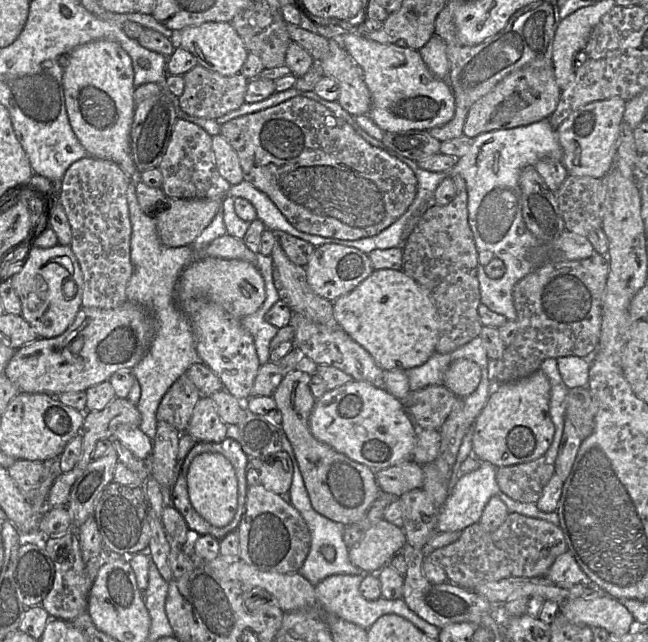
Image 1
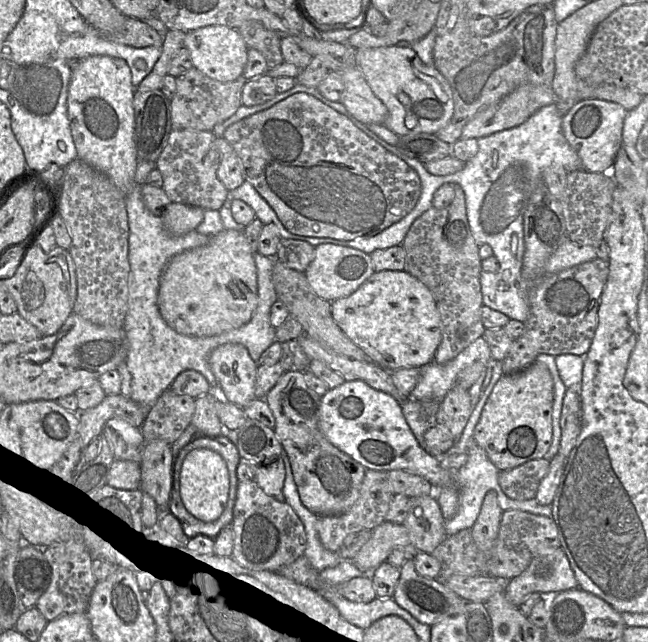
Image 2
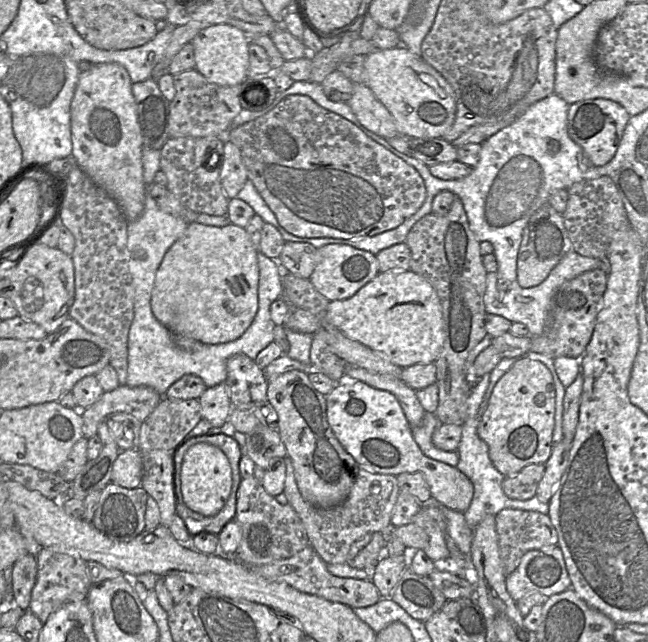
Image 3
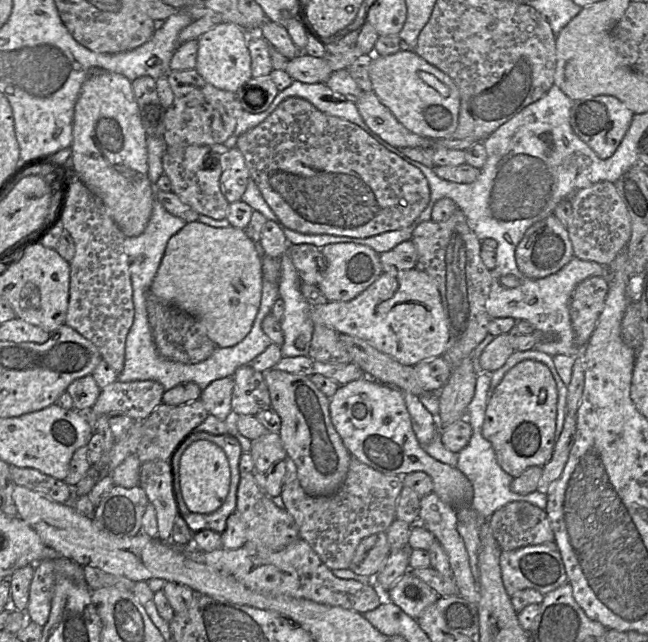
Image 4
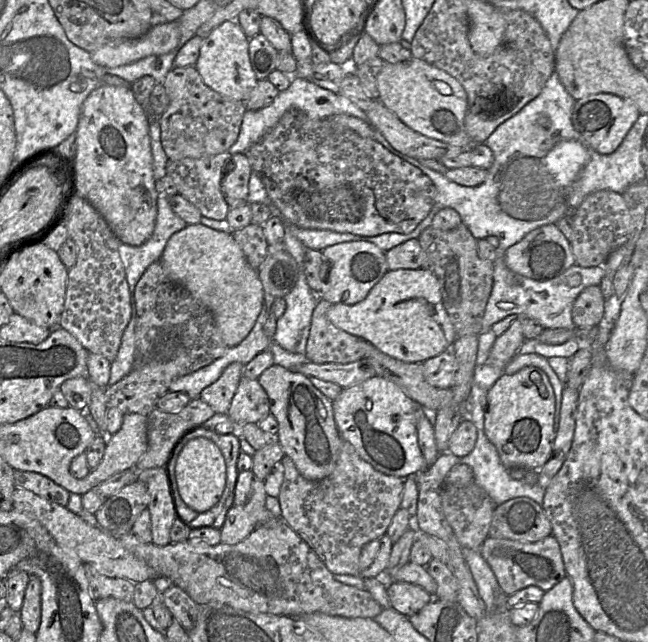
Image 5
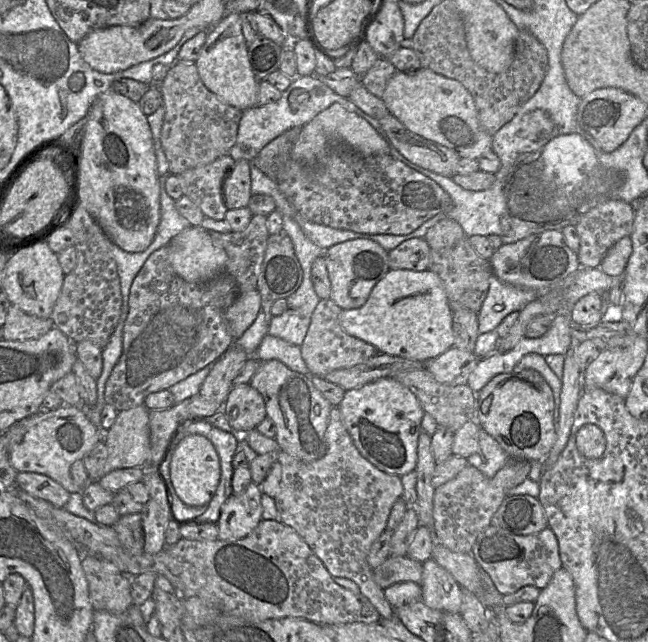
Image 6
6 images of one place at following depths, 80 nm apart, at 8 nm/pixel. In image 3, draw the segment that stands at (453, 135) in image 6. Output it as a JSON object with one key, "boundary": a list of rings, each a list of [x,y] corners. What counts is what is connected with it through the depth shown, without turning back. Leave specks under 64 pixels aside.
{"boundary":[[[398,47],[375,50],[365,58],[366,85],[395,120],[399,135],[413,138],[442,138],[453,125],[455,93],[446,79],[421,56]]]}

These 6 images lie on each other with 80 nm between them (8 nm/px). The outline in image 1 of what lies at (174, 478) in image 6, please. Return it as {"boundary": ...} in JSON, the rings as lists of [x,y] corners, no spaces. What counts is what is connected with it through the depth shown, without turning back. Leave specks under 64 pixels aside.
{"boundary":[[[219,453],[196,456],[187,473],[189,500],[195,511],[209,524],[224,527],[234,518],[238,505],[237,477],[231,463]]]}

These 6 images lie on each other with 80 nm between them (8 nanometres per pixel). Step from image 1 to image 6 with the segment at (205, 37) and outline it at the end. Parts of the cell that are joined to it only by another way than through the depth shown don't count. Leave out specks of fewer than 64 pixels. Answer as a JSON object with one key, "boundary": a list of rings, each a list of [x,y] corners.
{"boundary":[[[225,14],[218,23],[207,30],[207,39],[195,63],[202,82],[211,92],[226,104],[244,111],[257,104],[259,80],[251,68],[240,14]]]}

